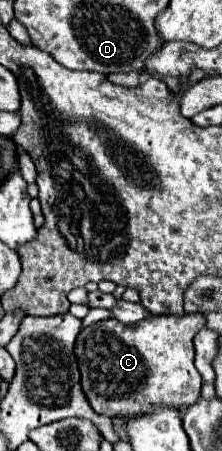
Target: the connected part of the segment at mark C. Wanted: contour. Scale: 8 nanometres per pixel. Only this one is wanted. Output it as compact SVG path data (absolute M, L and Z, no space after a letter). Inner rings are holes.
M204 314L154 316L144 322L122 324L116 318L82 328L74 354L82 374L82 390L96 414L140 416L158 406L182 408L200 400L202 378L194 366L194 334L206 326Z

